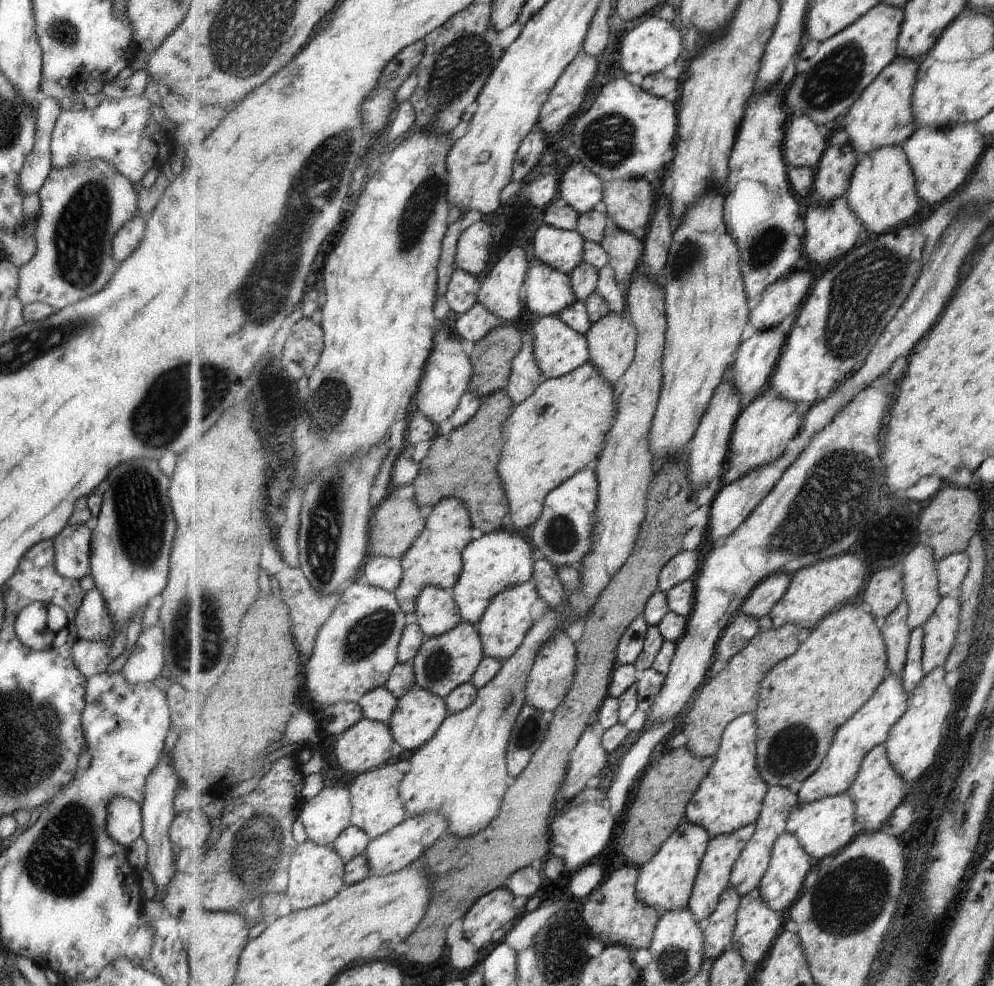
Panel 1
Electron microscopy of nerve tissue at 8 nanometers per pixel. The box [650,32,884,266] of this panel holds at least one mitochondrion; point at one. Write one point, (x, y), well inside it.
(836, 76)

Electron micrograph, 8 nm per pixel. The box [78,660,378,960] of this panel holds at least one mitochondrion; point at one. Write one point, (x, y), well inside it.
(255, 853)

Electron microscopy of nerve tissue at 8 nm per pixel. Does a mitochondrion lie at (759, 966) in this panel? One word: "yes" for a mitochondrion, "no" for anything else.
no

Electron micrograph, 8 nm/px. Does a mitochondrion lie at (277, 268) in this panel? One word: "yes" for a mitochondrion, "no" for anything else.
yes

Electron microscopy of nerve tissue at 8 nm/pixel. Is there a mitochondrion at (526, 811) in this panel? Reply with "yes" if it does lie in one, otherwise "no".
no

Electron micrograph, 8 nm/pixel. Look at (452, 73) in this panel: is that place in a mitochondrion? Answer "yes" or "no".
yes

